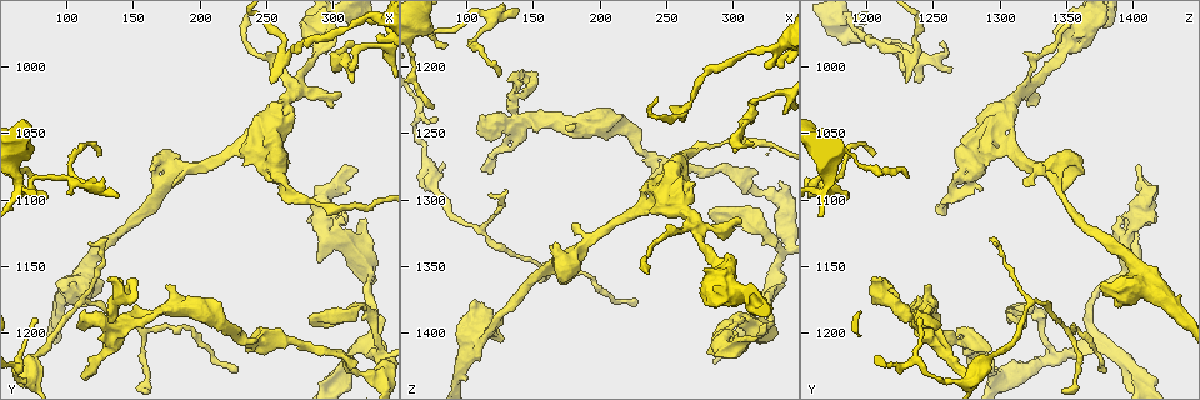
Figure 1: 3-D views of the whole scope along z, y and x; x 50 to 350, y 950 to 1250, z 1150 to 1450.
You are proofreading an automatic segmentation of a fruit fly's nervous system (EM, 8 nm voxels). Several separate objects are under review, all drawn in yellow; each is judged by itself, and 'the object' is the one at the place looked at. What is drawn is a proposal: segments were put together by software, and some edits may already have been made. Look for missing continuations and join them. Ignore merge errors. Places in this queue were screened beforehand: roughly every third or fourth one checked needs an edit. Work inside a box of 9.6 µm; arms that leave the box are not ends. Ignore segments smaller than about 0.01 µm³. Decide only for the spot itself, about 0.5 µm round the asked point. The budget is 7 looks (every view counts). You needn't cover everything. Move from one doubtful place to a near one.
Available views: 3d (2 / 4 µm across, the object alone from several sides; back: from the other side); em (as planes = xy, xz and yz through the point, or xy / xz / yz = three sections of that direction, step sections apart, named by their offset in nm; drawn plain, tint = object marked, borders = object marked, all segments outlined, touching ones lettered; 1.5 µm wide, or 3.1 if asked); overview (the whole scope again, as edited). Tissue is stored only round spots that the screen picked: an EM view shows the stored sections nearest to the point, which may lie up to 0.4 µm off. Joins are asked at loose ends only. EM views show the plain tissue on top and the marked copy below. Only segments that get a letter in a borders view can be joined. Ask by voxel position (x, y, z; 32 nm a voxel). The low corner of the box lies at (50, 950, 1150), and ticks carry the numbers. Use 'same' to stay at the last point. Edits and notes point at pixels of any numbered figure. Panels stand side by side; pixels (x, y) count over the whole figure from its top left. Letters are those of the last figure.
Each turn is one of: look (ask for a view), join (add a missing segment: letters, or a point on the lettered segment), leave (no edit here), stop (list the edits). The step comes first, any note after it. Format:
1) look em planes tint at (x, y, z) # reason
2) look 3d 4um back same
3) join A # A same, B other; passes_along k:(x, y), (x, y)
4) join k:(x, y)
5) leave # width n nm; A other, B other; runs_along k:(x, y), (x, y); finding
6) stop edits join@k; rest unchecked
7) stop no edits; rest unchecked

look em planes borders at (184, 1078, 1352) # branch stops here

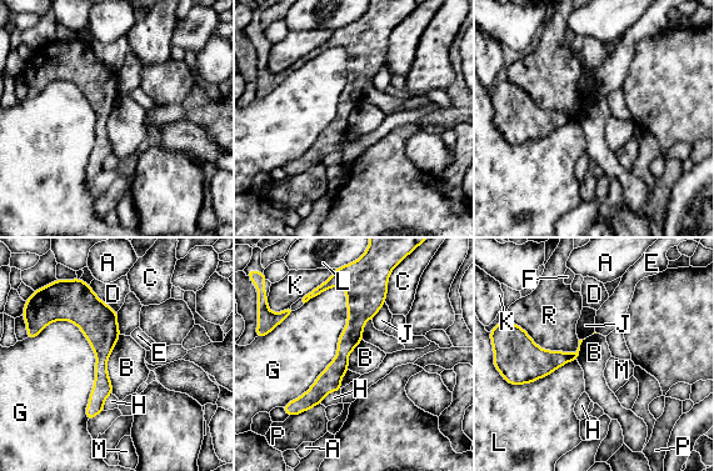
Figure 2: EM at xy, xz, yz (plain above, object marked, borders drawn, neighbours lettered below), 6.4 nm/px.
leave # longest_contact G 850 nm; A other, B other, C other, D other, E other, F other, G other, H other, J other, K other, L other, M other, P other, R other; border 2:(120, 335), (106, 364), (111, 392); none of them fits

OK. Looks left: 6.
look 3d 4um at (108, 1154, 1418) # stops while still wide

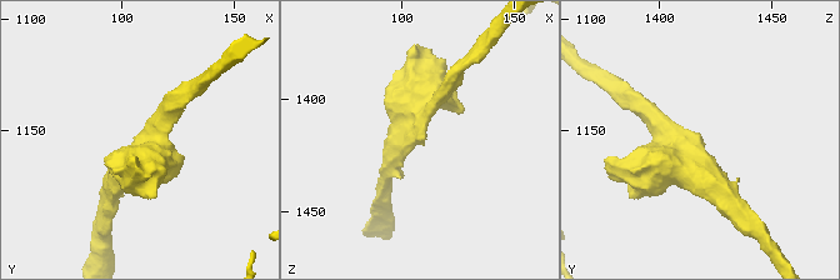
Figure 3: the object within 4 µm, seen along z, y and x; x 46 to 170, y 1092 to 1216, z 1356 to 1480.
look em planes borders at (108, 1155, 1420)

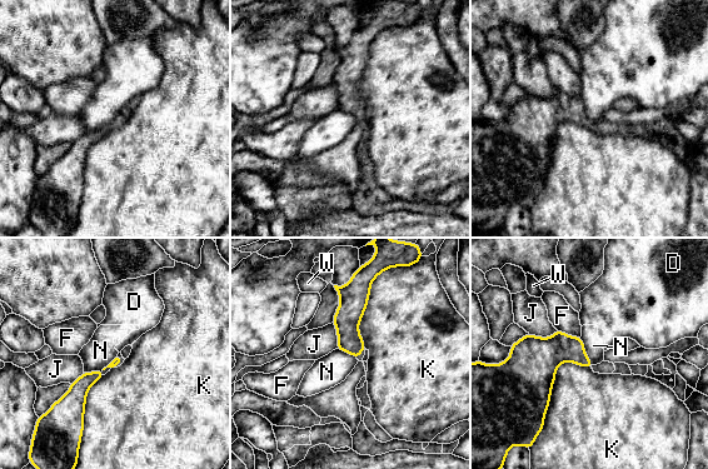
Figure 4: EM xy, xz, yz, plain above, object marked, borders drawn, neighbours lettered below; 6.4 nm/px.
leave # longest_contact K 500 nm; D other, F other, J other, K other, N other, W other; border 4:(115, 357), (101, 369), (84, 373); none of them fits

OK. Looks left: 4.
look em xz step 4 borders at (302, 1004, 1266) # free end

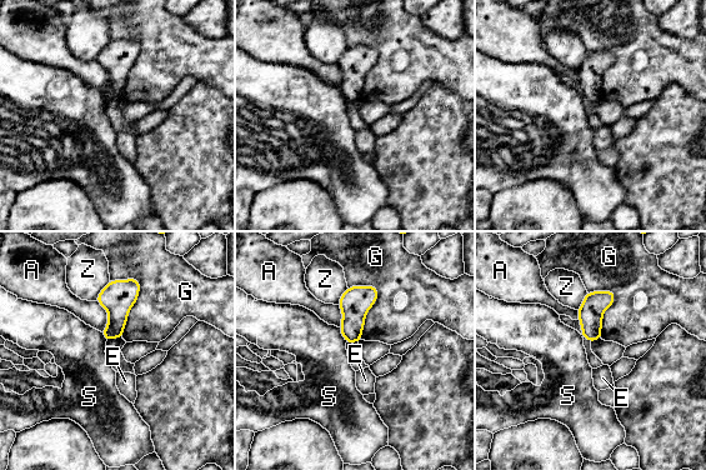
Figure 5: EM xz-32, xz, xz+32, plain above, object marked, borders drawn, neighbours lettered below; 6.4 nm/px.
leave # A other, E other, G other, S other, Z other; border 5:(135, 278), (139, 295), (121, 336); no lettered segment goes on from it

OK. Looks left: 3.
stop no edits; rest unchecked

